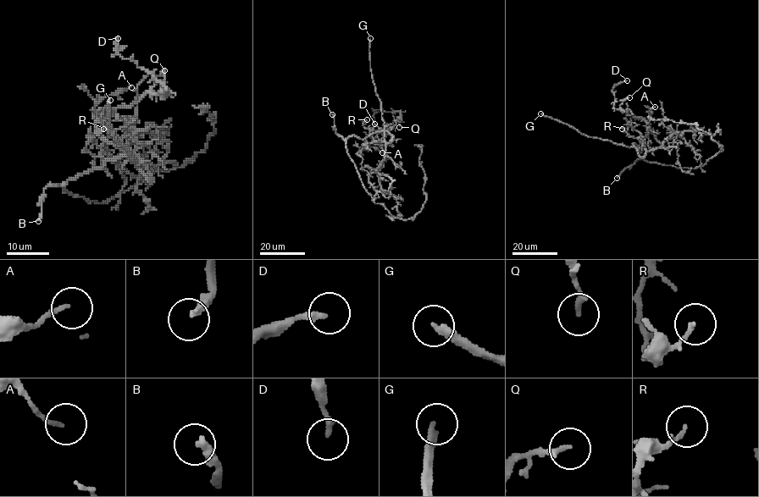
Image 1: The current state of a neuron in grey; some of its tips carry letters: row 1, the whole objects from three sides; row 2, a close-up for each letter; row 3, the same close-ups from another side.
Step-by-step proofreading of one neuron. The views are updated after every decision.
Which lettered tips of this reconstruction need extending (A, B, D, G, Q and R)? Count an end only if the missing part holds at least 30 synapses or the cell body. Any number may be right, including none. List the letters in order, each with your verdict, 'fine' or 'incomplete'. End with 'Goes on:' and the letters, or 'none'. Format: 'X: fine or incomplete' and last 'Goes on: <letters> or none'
A: fine
B: incomplete
D: fine
G: incomplete
Q: fine
R: fine
Goes on: B, G

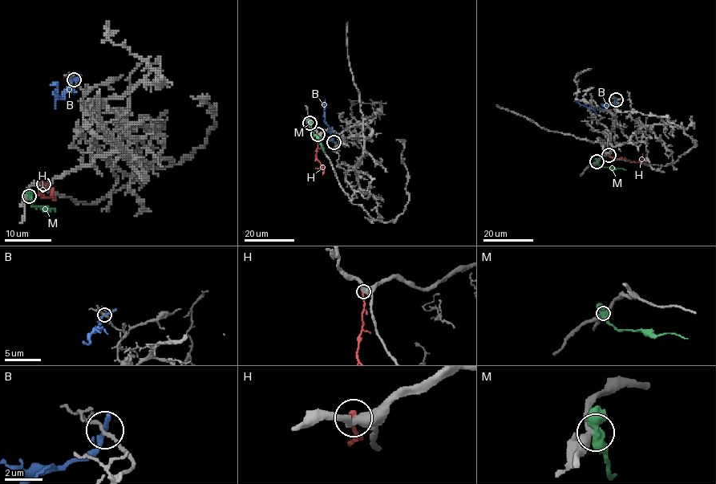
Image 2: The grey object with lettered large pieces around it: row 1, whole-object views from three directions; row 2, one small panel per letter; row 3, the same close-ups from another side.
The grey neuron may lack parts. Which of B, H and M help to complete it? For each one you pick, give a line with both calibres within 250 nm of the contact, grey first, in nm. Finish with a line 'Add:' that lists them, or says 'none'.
Add: none

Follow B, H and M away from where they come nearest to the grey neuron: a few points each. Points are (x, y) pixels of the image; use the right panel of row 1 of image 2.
B: (616, 99), (599, 109), (588, 108), (573, 101)
H: (608, 155), (639, 162), (642, 153)
M: (597, 161), (602, 167), (626, 170)

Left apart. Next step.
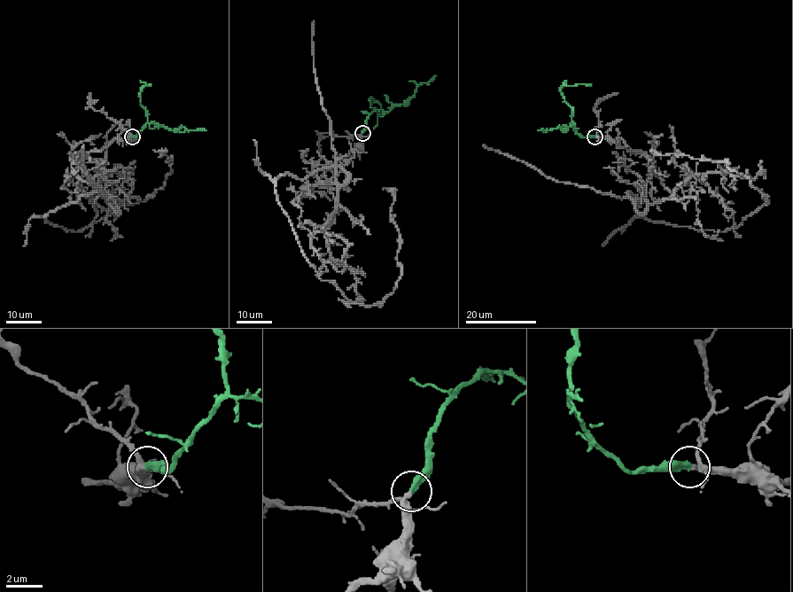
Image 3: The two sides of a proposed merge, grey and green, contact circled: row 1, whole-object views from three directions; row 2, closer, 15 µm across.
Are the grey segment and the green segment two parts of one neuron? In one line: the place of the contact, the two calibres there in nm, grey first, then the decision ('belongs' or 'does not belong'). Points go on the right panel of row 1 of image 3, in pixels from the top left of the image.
(594, 136) | 280/400 nm | belongs

